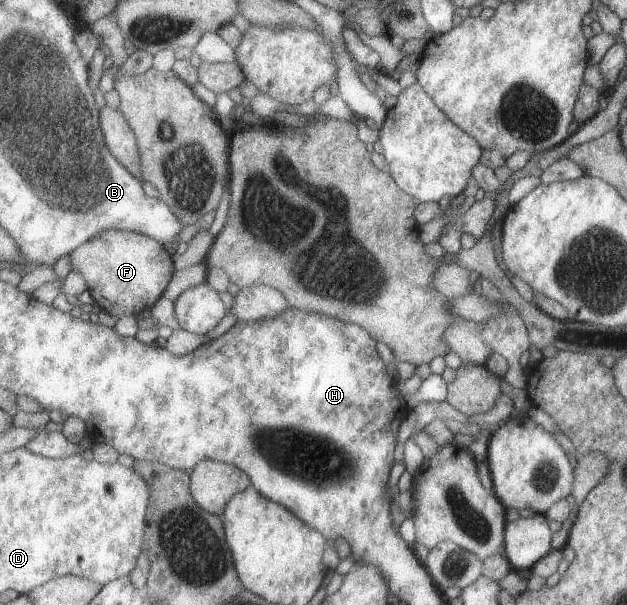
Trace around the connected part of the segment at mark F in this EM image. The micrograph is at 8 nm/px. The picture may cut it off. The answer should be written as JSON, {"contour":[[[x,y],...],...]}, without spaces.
{"contour":[[[118,229],[104,231],[98,237],[91,239],[90,242],[81,245],[71,253],[70,261],[73,271],[80,272],[85,278],[95,301],[102,309],[110,311],[118,319],[122,319],[126,315],[138,317],[142,312],[149,313],[165,296],[178,270],[174,255],[166,249],[162,241],[144,233]]]}

